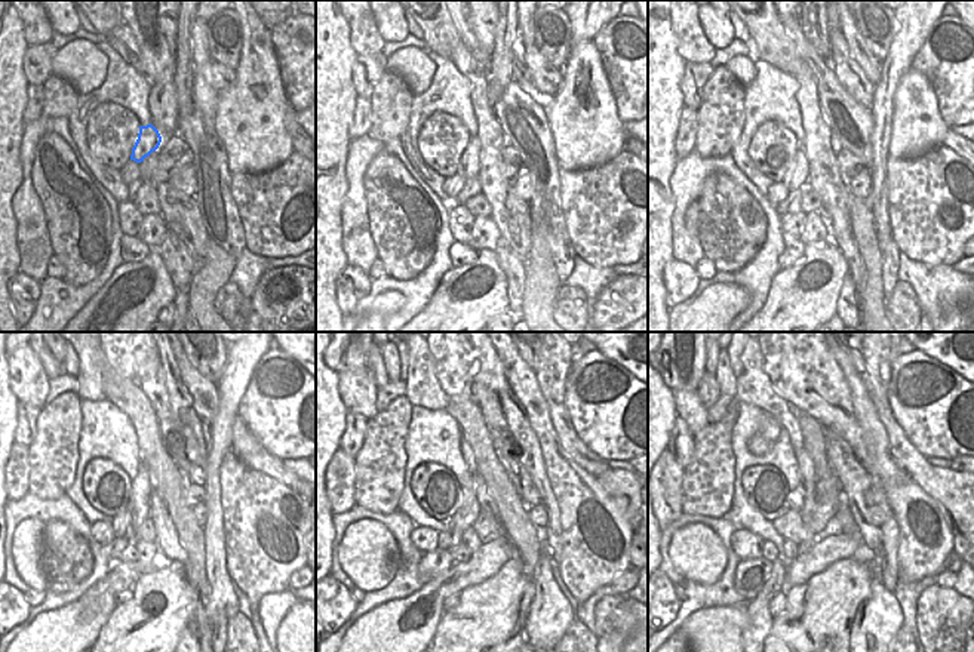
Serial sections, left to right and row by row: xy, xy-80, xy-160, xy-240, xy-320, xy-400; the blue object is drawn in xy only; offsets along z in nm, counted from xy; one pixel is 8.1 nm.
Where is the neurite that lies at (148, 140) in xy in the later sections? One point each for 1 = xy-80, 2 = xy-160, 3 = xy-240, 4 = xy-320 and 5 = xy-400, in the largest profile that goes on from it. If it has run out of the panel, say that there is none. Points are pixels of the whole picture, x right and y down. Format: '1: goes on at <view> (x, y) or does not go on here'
1: goes on at xy-80 (469, 166)
2: goes on at xy-160 (796, 175)
3: goes on at xy-240 (122, 520)
4: goes on at xy-320 (445, 538)
5: goes on at xy-400 (768, 551)

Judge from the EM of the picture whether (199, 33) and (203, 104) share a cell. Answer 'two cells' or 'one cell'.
one cell

